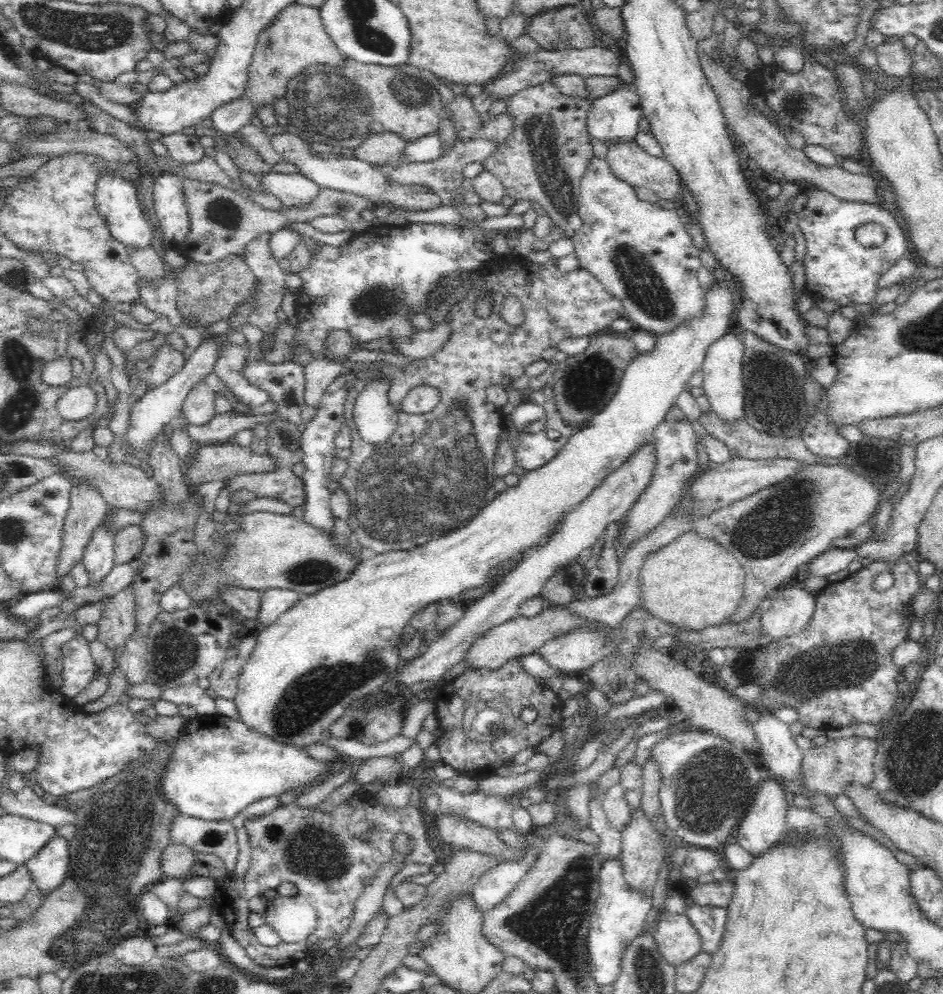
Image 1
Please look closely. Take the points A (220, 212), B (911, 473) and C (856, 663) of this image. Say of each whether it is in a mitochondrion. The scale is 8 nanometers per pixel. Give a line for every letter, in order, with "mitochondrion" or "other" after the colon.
A: mitochondrion
B: other
C: mitochondrion

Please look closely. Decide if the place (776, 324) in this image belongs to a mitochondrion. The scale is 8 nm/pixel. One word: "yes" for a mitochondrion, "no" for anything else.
no

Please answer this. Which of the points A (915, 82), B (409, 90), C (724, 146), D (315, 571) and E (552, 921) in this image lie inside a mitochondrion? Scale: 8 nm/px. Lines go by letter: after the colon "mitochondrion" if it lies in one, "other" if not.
A: other
B: mitochondrion
C: other
D: mitochondrion
E: mitochondrion

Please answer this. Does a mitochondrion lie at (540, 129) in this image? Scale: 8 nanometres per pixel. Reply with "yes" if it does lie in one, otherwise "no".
yes

